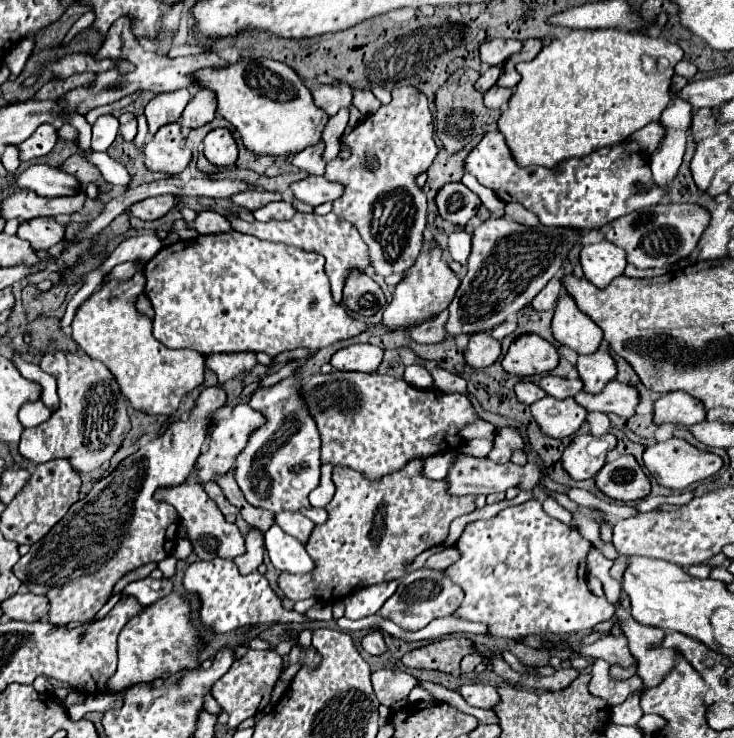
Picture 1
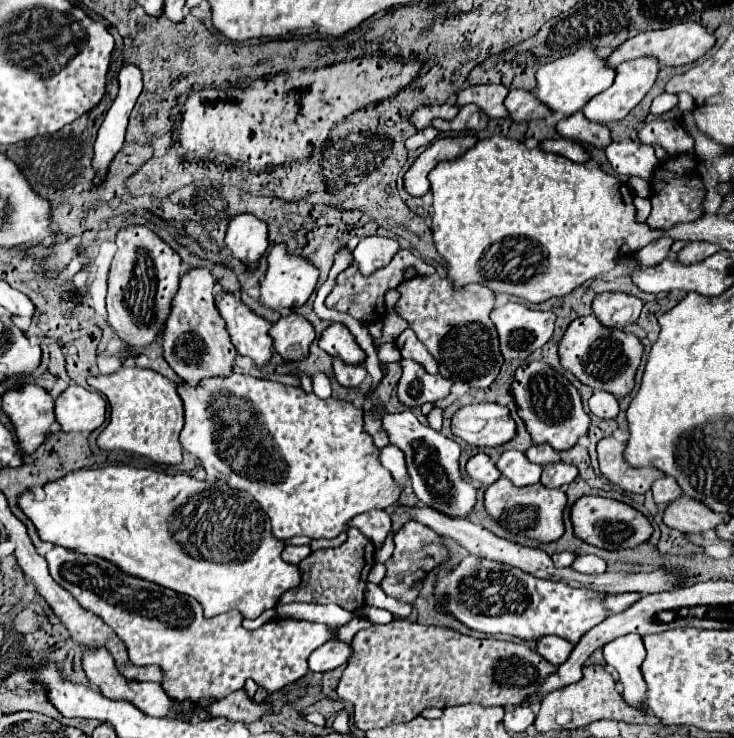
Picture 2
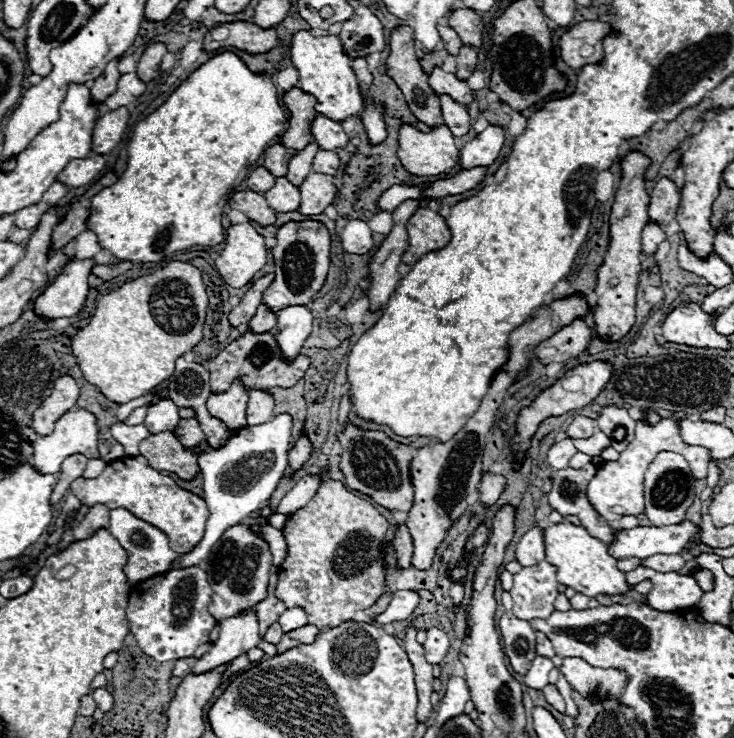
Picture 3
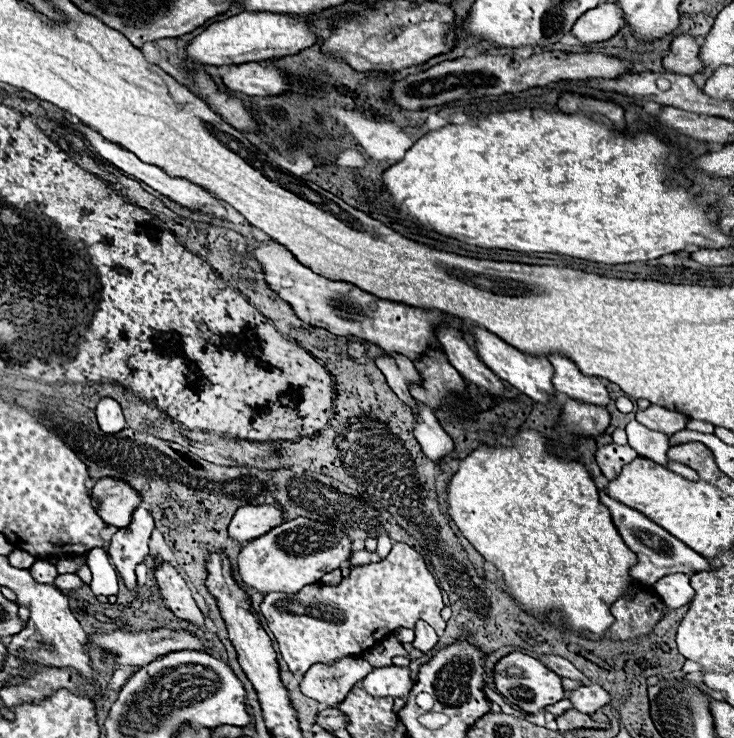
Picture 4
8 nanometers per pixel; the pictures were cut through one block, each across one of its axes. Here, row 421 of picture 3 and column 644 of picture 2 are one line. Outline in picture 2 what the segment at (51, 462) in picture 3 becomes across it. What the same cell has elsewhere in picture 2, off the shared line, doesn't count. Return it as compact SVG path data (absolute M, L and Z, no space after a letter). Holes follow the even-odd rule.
M636 58L636 60L628 60L628 62L622 62L618 68L616 68L616 80L614 84L596 94L584 108L582 108L582 114L592 120L592 122L598 122L598 124L610 124L610 122L616 122L616 120L622 120L628 116L628 112L646 96L646 92L652 88L656 76L658 76L658 70L660 70L660 64L658 60L654 58Z

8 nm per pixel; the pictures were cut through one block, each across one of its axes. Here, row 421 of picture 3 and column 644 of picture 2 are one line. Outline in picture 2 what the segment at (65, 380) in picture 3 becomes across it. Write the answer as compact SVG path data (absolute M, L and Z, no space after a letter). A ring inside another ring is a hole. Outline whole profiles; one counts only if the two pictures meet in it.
M682 22L676 26L670 26L666 30L654 30L654 32L640 32L638 36L626 40L622 46L618 46L618 50L614 50L608 58L606 58L606 66L616 68L618 64L632 60L632 58L644 58L644 56L652 56L658 58L658 62L662 66L686 66L696 62L698 58L702 58L710 48L714 46L714 36L712 32L708 32L702 24L696 22Z

